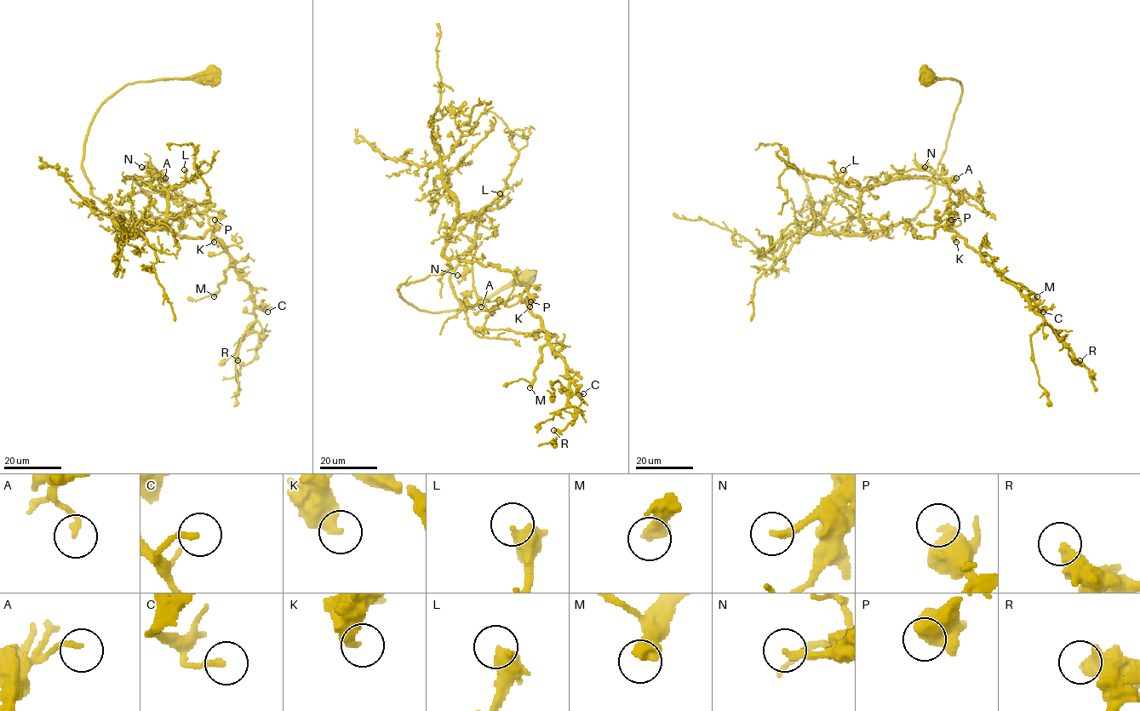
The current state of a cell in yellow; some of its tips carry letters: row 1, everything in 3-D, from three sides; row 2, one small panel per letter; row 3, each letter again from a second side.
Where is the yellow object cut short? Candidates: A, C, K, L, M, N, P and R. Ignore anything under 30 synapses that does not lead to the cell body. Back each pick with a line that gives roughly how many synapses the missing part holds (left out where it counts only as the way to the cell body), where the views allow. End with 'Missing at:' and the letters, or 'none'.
M: Roughly 160 synapses
Missing at: M

